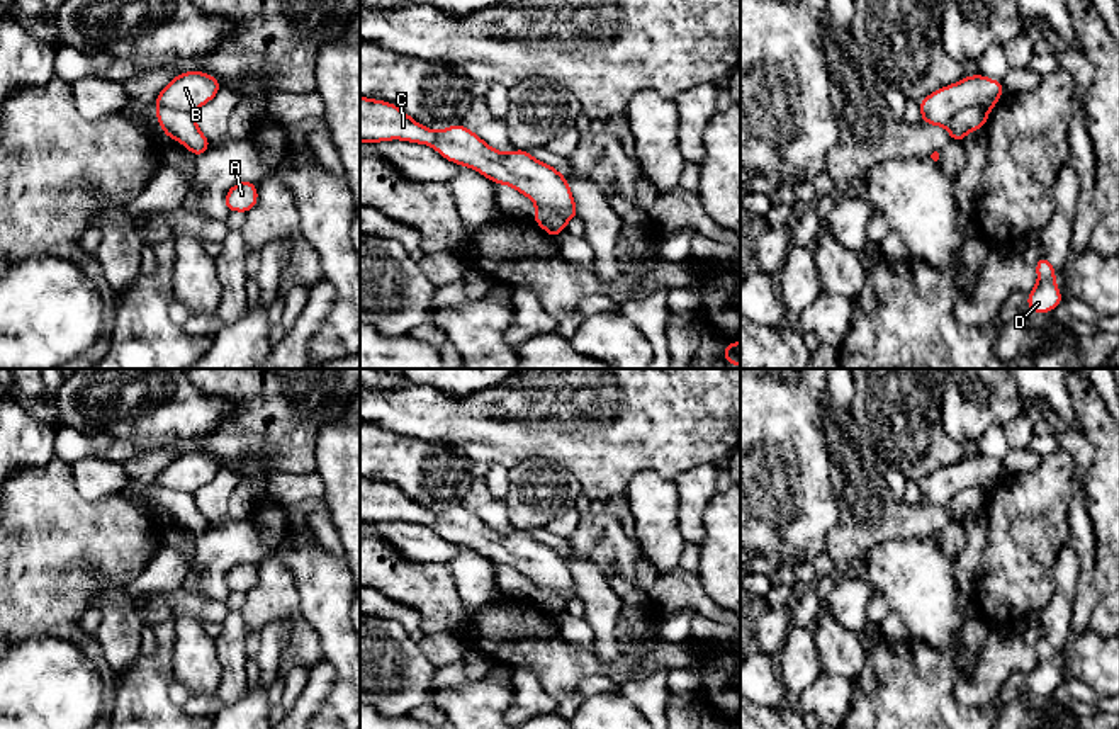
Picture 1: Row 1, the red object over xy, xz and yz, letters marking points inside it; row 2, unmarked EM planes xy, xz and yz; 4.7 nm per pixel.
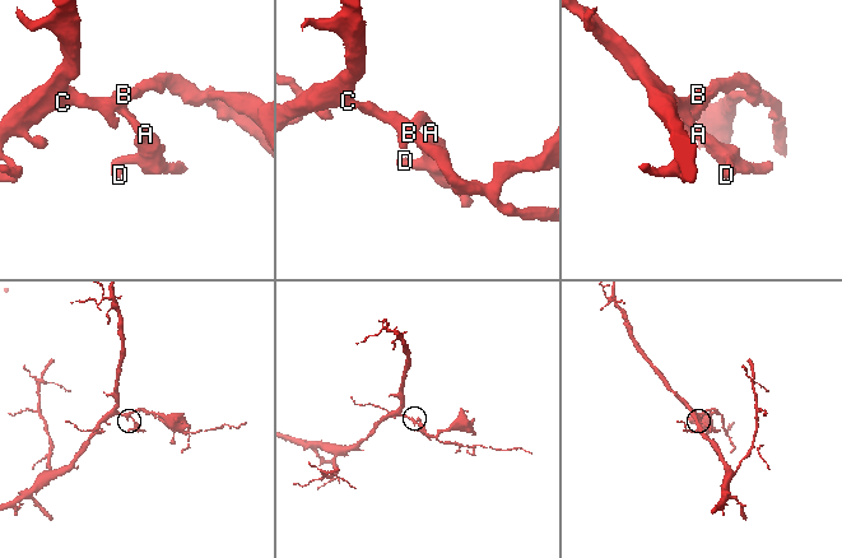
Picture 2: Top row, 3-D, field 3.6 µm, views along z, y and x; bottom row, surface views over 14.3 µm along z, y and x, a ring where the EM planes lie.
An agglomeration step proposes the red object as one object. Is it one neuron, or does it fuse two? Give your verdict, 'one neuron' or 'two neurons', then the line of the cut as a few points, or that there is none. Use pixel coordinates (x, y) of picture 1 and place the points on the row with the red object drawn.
two neurons | yz (987, 111), (963, 107), (944, 124)

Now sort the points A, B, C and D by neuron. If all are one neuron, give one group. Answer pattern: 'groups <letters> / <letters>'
groups A D / B C

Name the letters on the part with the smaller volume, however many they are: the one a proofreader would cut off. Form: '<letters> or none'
A, D

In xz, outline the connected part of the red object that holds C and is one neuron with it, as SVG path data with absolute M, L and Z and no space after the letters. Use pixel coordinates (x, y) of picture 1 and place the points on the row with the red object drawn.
M360 97L360 143L385 139L431 144L448 161L475 168L496 185L515 187L538 209L557 211L565 223L577 218L565 177L554 167L535 160L526 150L513 153L492 150L460 122L435 133L414 122L394 104Z

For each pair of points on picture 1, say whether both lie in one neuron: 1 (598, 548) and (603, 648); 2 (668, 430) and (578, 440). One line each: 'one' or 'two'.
1: two
2: one

